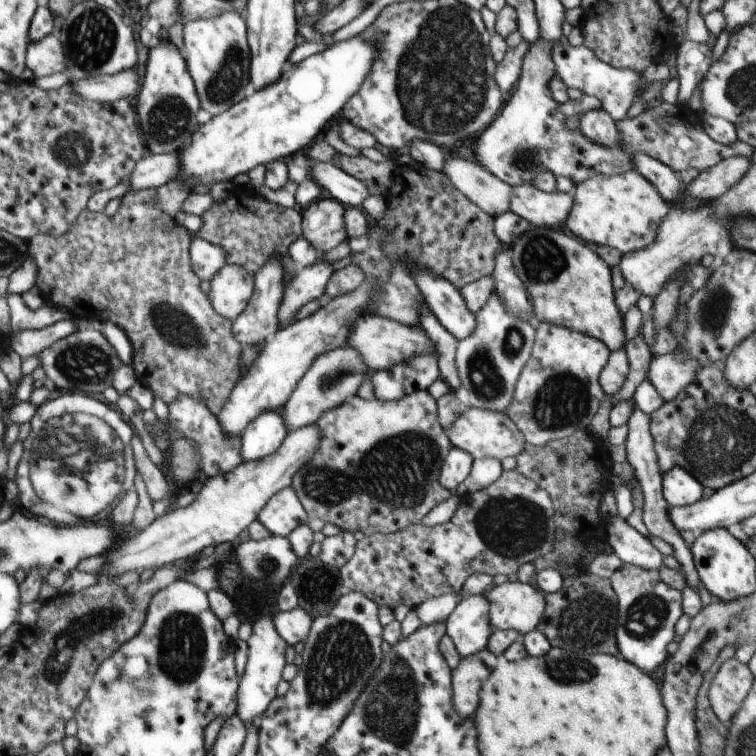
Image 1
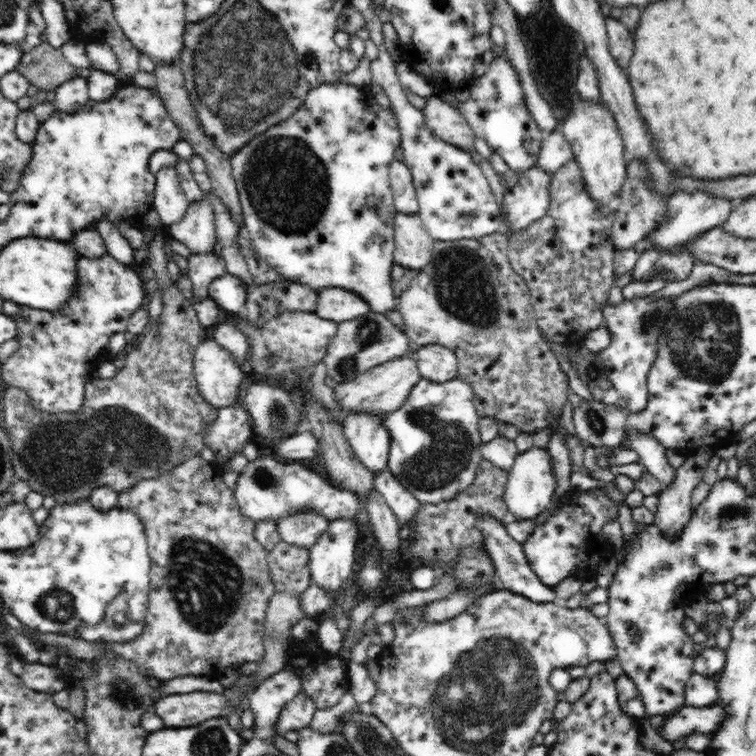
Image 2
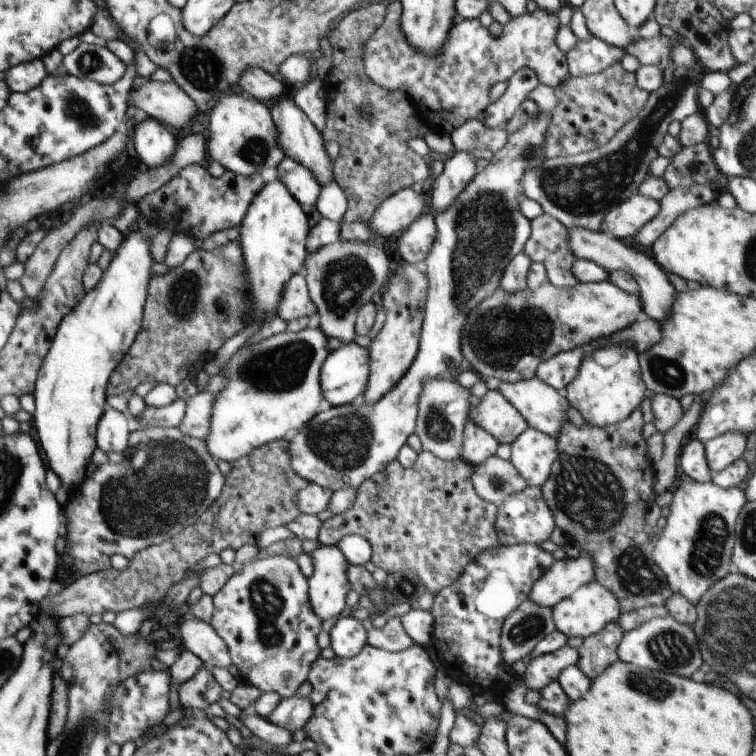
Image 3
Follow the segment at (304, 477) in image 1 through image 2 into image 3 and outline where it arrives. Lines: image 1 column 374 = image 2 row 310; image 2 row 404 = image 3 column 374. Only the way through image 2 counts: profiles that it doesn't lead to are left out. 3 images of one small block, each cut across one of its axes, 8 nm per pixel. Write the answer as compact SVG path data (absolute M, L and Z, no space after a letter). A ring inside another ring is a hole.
M422 451L418 454L416 462L410 468L404 468L397 459L394 459L382 472L373 474L367 481L364 481L357 488L357 495L354 504L346 510L346 512L335 514L334 517L324 521L320 527L318 541L322 545L337 545L340 539L346 535L360 535L363 536L371 544L373 553L371 561L378 568L383 568L388 573L395 573L398 571L411 570L416 571L419 579L425 584L429 592L432 592L435 597L439 592L450 586L453 582L458 580L461 576L462 570L465 566L483 550L494 548L499 544L497 530L495 529L495 522L497 519L497 506L494 503L488 502L480 496L473 489L473 482L471 474L473 473L470 466L460 460L458 461L443 461L430 451Z

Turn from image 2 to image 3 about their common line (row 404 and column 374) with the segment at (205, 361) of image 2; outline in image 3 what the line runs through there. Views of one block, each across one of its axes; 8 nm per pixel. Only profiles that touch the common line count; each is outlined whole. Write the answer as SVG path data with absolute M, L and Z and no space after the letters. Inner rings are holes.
M408 187L390 195L377 206L368 224L374 237L393 236L395 232L405 231L424 212L425 194Z

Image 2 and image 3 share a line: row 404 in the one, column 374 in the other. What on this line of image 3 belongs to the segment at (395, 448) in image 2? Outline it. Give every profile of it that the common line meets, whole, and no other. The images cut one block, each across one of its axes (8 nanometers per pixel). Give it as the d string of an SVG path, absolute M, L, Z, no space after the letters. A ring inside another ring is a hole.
M538 85L527 96L540 108L538 118L531 118L515 133L508 133L507 143L503 149L494 152L490 164L477 174L469 185L458 195L458 198L443 213L435 216L437 235L431 251L424 260L423 269L429 280L424 322L419 340L419 349L403 377L375 403L369 405L359 399L342 406L325 406L316 413L295 435L290 436L289 453L293 469L309 482L318 483L332 491L347 488L358 488L373 474L382 472L388 464L397 458L402 446L407 444L411 434L415 433L417 406L425 381L436 377L449 378L457 381L462 372L462 329L467 318L486 297L492 296L499 287L501 276L508 263L518 253L523 252L524 245L531 235L530 221L519 211L519 194L521 178L526 170L541 167L546 158L543 153L545 132L548 128L551 114L558 104L555 89L546 85Z

